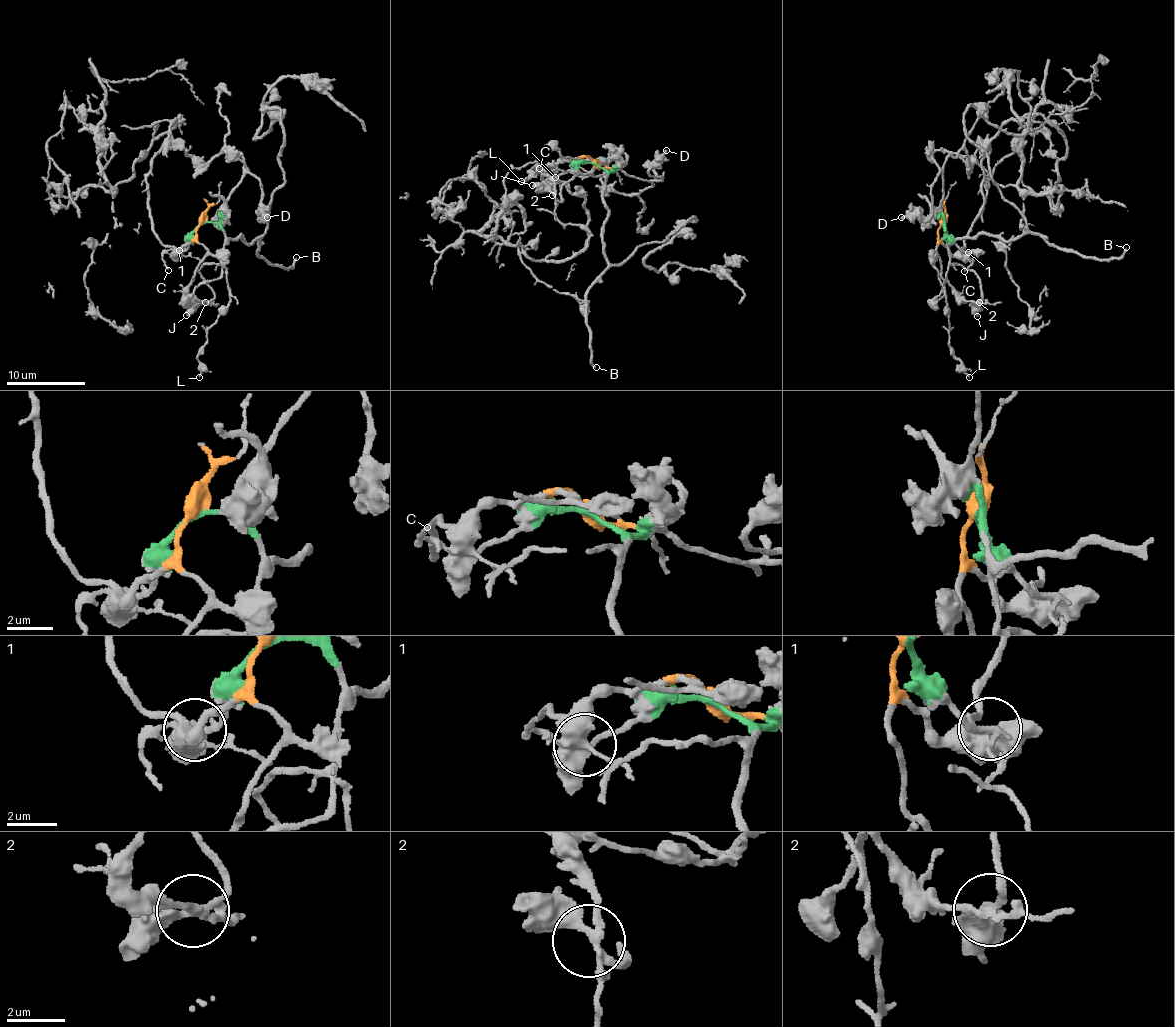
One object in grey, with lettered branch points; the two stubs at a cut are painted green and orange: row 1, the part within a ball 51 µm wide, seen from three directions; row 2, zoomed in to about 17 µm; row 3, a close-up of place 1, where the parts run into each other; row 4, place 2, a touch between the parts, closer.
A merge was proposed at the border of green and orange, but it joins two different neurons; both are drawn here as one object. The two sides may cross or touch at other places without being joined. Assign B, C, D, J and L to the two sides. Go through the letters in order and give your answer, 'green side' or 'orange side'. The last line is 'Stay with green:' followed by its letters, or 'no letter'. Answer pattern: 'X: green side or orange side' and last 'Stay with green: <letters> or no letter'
B: green side
C: green side
D: green side
J: green side
L: orange side
Stay with green: B, C, D, J

